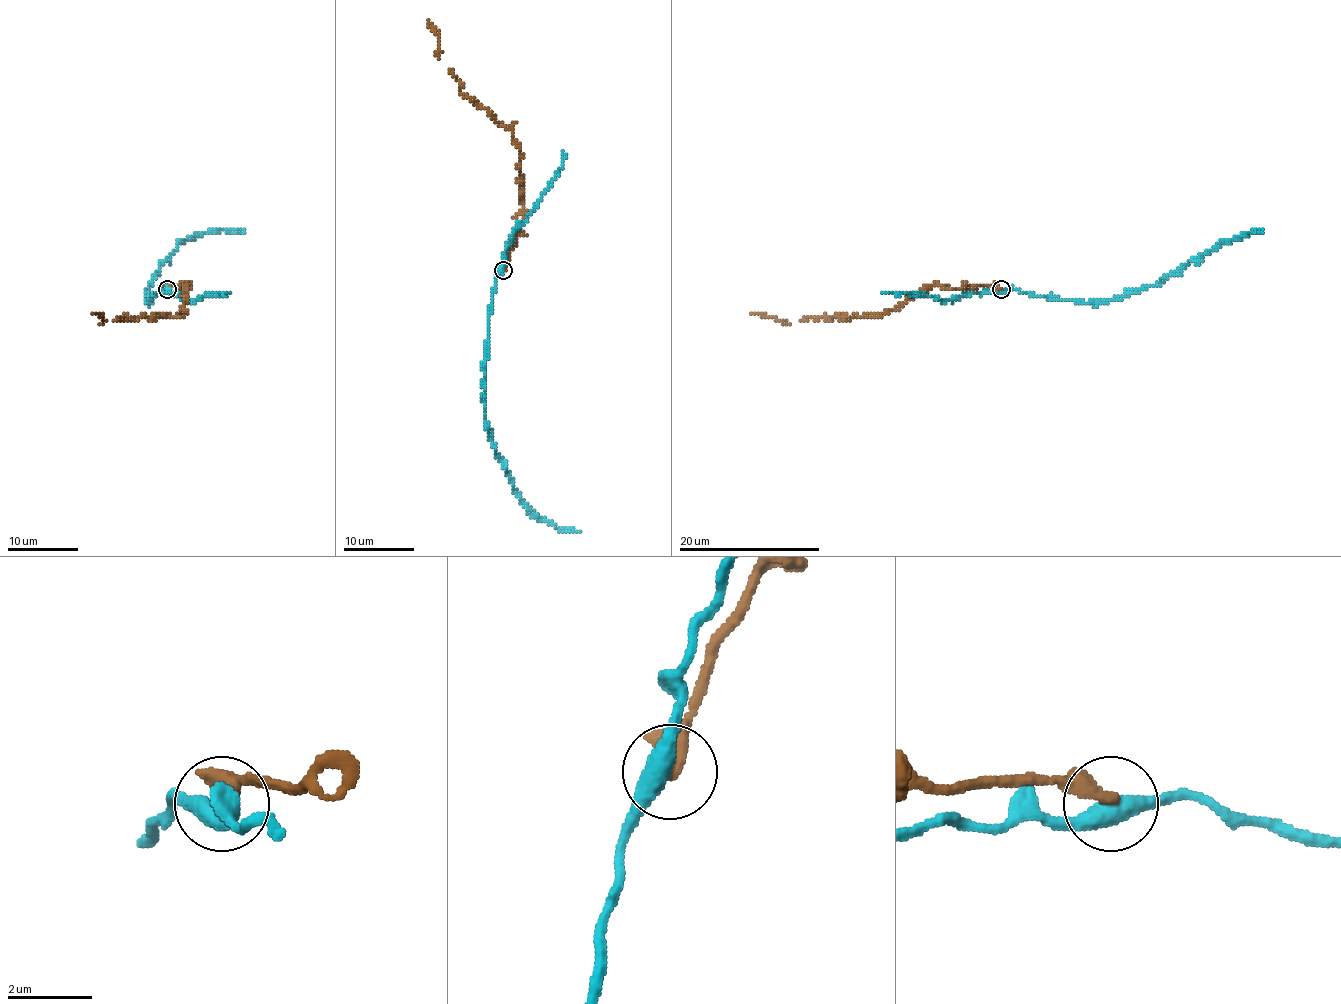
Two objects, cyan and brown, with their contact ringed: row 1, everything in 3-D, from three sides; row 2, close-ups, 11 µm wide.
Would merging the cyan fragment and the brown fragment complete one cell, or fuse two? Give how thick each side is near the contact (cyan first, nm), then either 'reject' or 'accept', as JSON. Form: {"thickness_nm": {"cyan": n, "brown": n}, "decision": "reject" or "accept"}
{"thickness_nm": {"cyan": 440, "brown": 360}, "decision": "reject"}

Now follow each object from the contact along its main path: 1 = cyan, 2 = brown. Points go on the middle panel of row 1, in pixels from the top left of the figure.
1: (503, 269), (494, 284), (489, 305), (484, 426), (517, 495), (545, 520), (579, 532)
2: (503, 269), (524, 220), (519, 143), (461, 91), (459, 79), (440, 60), (438, 33), (427, 21)

